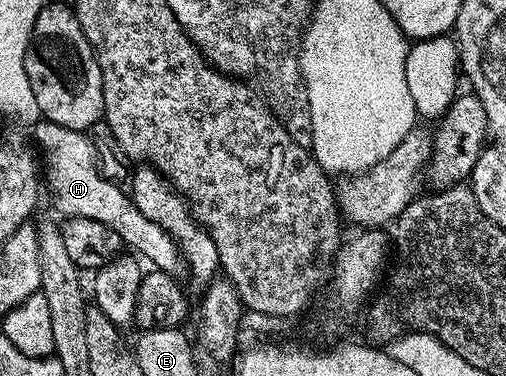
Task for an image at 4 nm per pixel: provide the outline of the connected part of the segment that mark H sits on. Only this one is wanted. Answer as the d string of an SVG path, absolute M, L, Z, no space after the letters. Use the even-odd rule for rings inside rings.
M42 119L33 126L32 132L44 155L42 165L46 167L52 203L62 216L95 219L98 223L104 223L117 232L121 244L134 249L132 251L139 256L144 255L155 268L176 280L187 276L188 264L180 257L176 241L162 227L146 219L146 215L142 215L125 190L123 192L116 184L100 175L94 151L81 130L62 127Z

